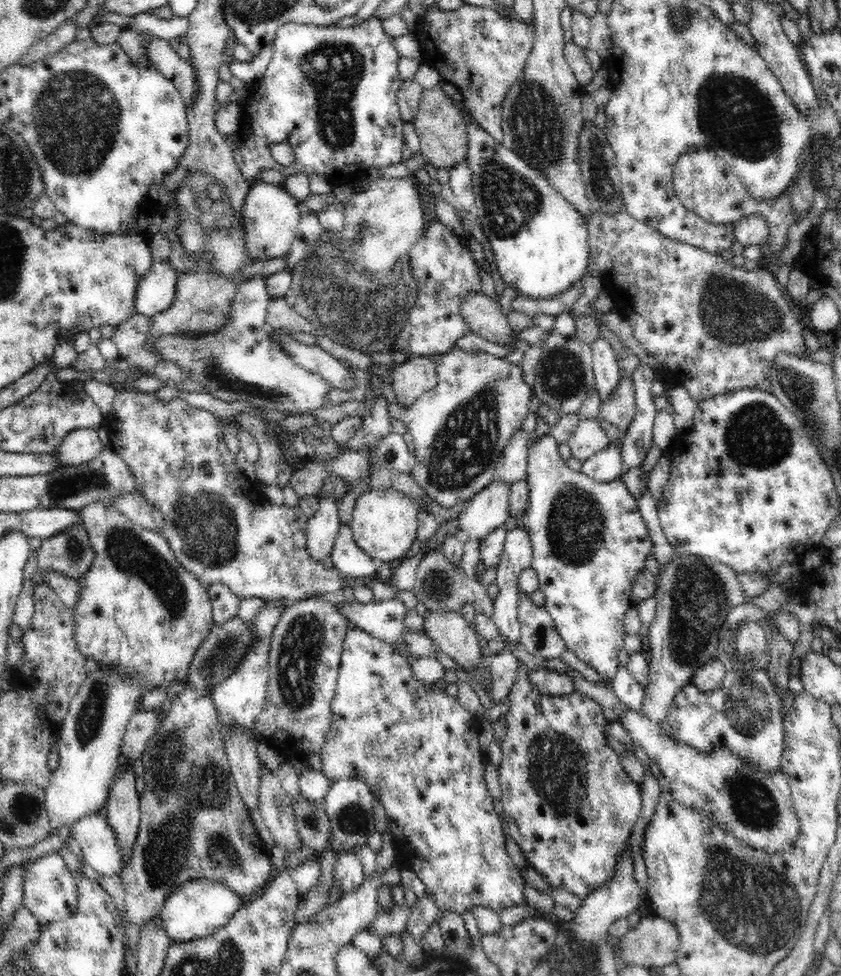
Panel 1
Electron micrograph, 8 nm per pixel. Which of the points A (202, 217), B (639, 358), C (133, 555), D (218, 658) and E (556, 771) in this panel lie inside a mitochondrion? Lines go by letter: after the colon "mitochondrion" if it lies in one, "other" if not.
A: mitochondrion
B: other
C: mitochondrion
D: mitochondrion
E: mitochondrion

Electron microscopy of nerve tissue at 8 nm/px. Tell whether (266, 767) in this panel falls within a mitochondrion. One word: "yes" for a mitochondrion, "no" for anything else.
no

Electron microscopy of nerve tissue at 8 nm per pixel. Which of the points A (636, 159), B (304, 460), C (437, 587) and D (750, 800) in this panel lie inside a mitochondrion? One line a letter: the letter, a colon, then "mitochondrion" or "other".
A: other
B: other
C: mitochondrion
D: mitochondrion

